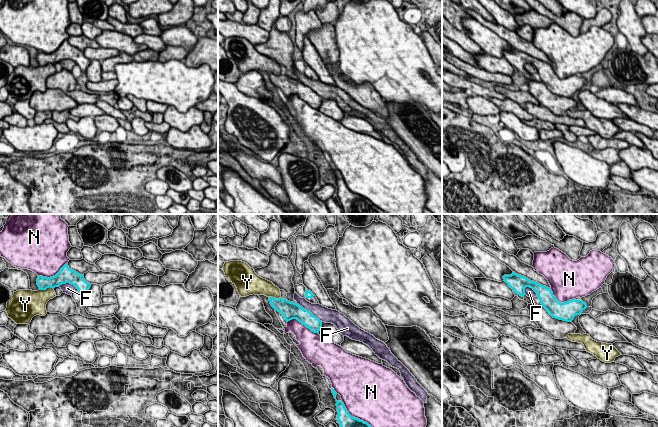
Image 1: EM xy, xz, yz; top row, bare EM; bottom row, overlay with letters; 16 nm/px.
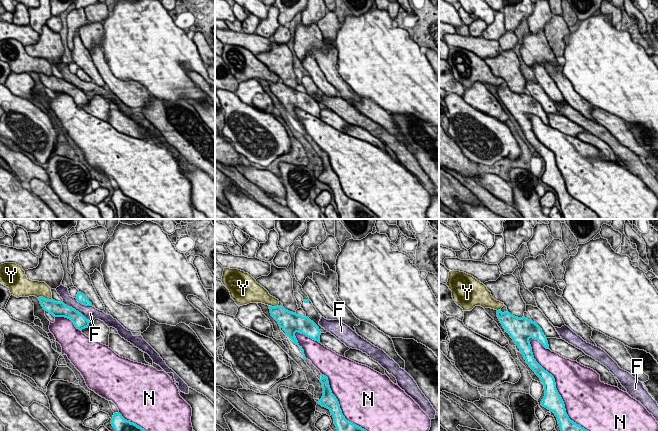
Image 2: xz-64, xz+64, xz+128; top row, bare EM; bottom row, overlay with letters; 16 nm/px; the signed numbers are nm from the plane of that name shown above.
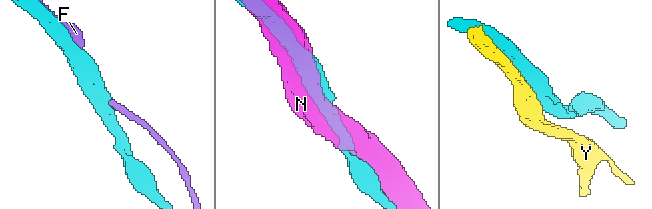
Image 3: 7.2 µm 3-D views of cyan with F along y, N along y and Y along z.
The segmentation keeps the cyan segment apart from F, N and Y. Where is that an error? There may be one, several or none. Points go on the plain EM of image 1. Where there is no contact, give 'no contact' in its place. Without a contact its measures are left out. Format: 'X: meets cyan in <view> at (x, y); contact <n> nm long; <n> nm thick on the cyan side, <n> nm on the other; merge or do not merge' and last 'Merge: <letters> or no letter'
F: meets cyan in yz at (532, 64); contact 260 nm long; 280 nm thick on the cyan side, 140 nm on the other; do not merge
N: meets cyan in xz at (362, 196); contact 950 nm long; 480 nm thick on the cyan side, 500 nm on the other; do not merge
Y: meets cyan in xy at (46, 64); contact 220 nm long; 200 nm thick on the cyan side, 320 nm on the other; do not merge
Merge: no letter

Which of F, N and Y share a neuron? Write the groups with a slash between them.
F / N / Y

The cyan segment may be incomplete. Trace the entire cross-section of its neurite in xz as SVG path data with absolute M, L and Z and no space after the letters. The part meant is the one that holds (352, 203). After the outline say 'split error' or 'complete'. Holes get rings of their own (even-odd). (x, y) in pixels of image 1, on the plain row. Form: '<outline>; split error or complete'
M336 176L337 196L344 214L388 214L363 196L349 190L344 179Z; complete

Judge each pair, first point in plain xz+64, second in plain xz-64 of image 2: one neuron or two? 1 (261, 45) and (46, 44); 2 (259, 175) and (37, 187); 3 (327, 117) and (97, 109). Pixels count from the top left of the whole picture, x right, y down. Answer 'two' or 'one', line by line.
1: two
2: two
3: one

